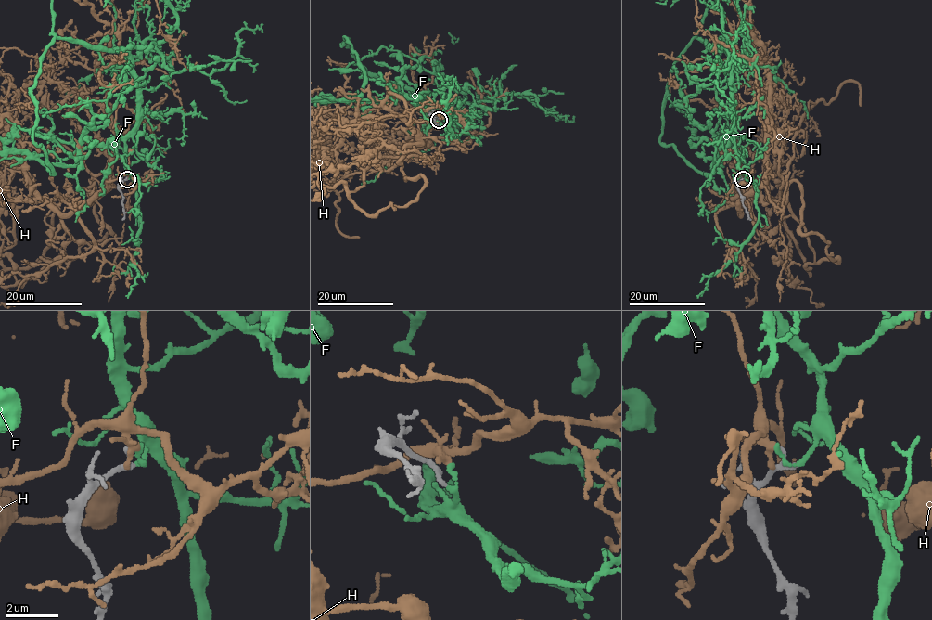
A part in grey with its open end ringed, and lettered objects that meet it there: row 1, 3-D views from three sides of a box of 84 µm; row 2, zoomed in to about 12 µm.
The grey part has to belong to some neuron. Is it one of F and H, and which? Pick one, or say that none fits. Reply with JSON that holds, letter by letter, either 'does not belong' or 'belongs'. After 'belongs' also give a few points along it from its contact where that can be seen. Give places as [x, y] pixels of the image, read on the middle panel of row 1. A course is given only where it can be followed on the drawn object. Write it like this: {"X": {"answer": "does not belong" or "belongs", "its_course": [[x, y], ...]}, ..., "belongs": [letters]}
{"F": {"answer": "belongs", "its_course": [[440, 120], [449, 109], [366, 72], [360, 92], [381, 84], [384, 63], [384, 84], [351, 110], [328, 94]]}, "H": {"answer": "does not belong"}, "belongs": ["F"]}

